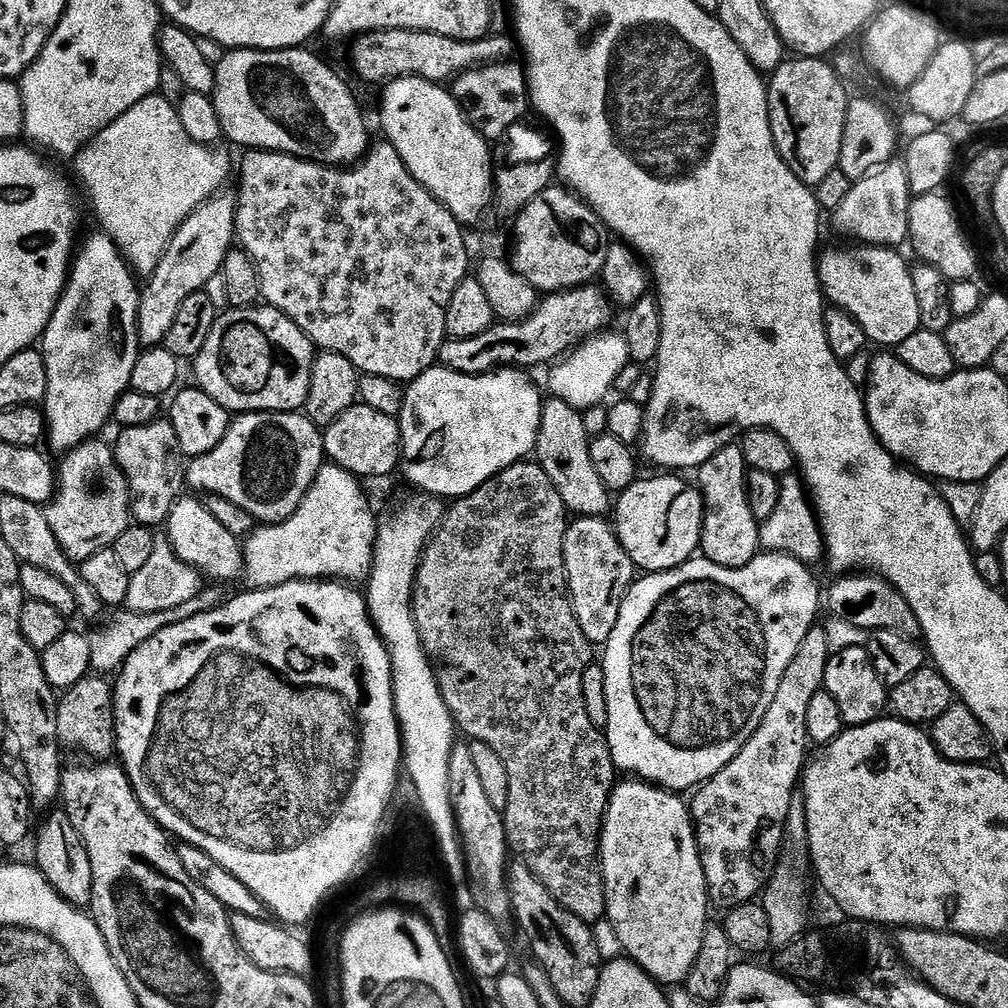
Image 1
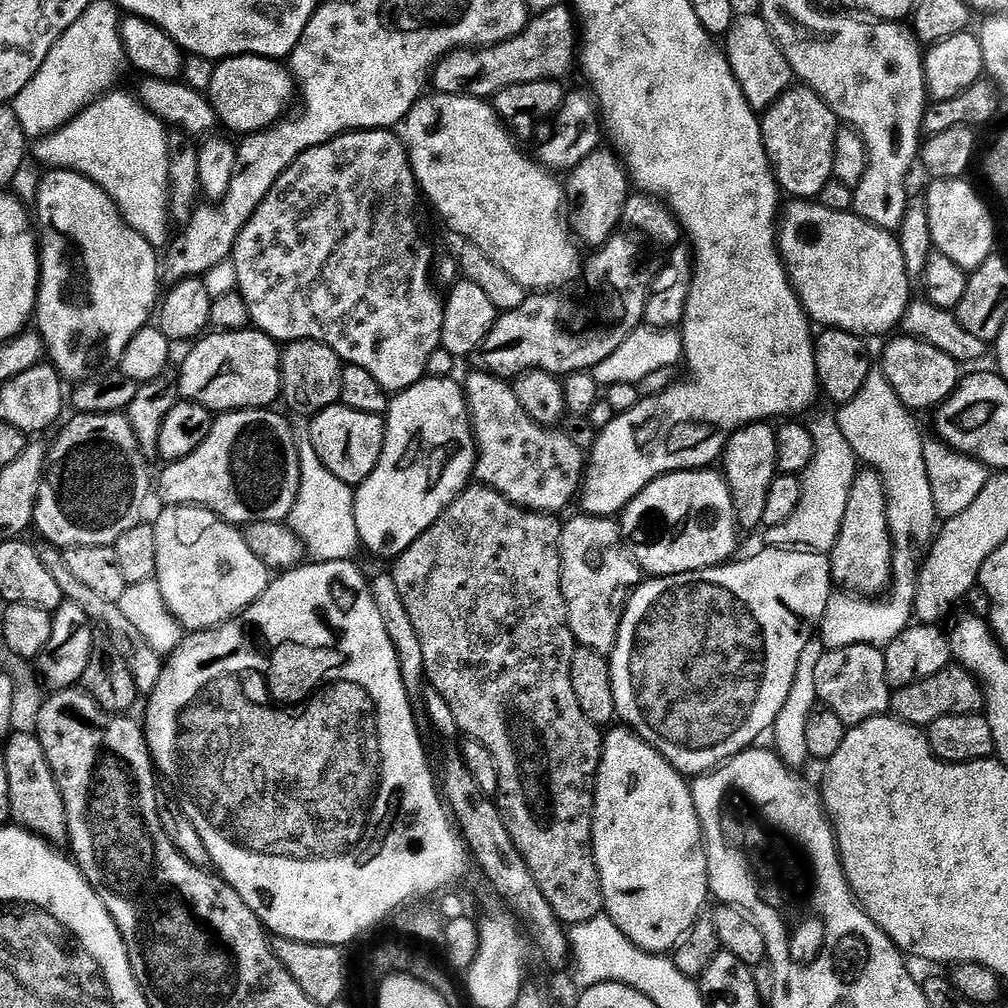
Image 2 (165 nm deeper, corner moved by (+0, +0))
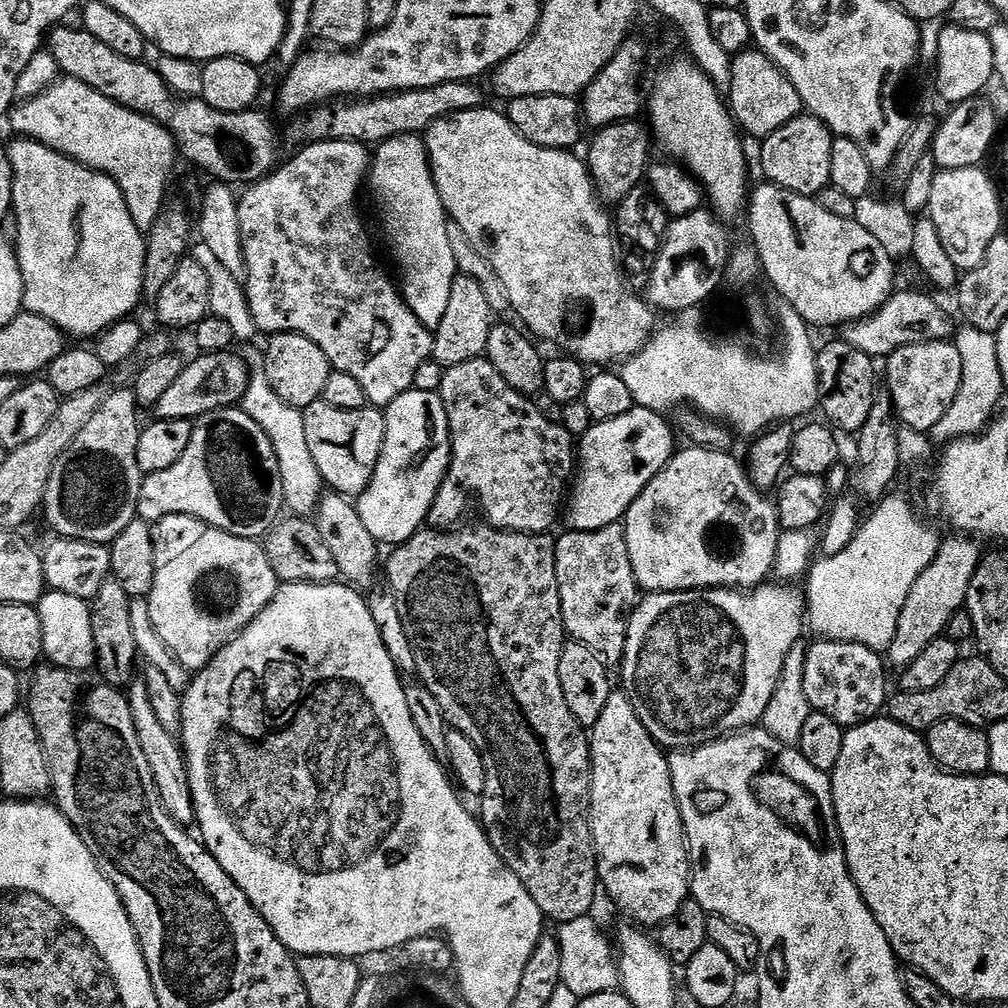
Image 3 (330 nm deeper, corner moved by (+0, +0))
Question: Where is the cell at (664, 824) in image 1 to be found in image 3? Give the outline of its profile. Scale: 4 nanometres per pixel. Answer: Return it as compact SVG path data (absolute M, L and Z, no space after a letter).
M613 691L610 702L606 702L606 710L602 710L602 718L590 730L590 743L592 746L592 833L594 834L594 846L596 847L596 869L600 875L600 888L608 891L608 896L629 916L629 921L652 930L661 924L665 924L683 906L690 896L690 881L692 878L692 861L688 854L688 841L684 839L684 820L680 816L680 807L674 794L672 775L668 769L668 756L665 749L661 748L642 726L630 698L623 691Z

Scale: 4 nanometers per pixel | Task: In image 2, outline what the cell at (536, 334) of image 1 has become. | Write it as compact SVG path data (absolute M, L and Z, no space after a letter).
M614 234L603 248L593 251L588 260L588 292L600 296L604 304L612 300L600 312L600 321L587 332L584 328L572 329L572 312L566 305L556 308L555 295L532 294L514 310L503 313L497 319L490 334L482 342L478 359L483 371L501 378L515 378L524 372L551 372L563 378L570 372L586 372L610 358L635 328L644 324L644 311L652 283L656 281L657 269L649 272L640 268L645 258L637 258L639 243L630 242L621 234Z

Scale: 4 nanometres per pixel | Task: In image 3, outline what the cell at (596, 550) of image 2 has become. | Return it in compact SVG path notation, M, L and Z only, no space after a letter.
M617 522L602 530L593 532L565 531L564 537L556 540L556 569L558 570L558 590L562 598L562 618L565 633L571 639L582 642L602 658L608 669L619 669L624 663L628 619L638 603L638 585L634 566L630 562L630 550L626 546L623 523Z

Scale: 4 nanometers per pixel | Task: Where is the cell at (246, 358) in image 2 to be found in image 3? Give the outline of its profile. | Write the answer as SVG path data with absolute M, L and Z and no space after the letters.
M235 351L227 352L205 352L197 355L197 360L189 359L185 363L182 374L174 378L170 390L158 398L154 409L155 419L158 420L187 420L189 418L199 418L205 412L216 412L220 408L230 408L241 403L245 389L248 388L248 377L250 375L247 364L239 355L235 356Z

